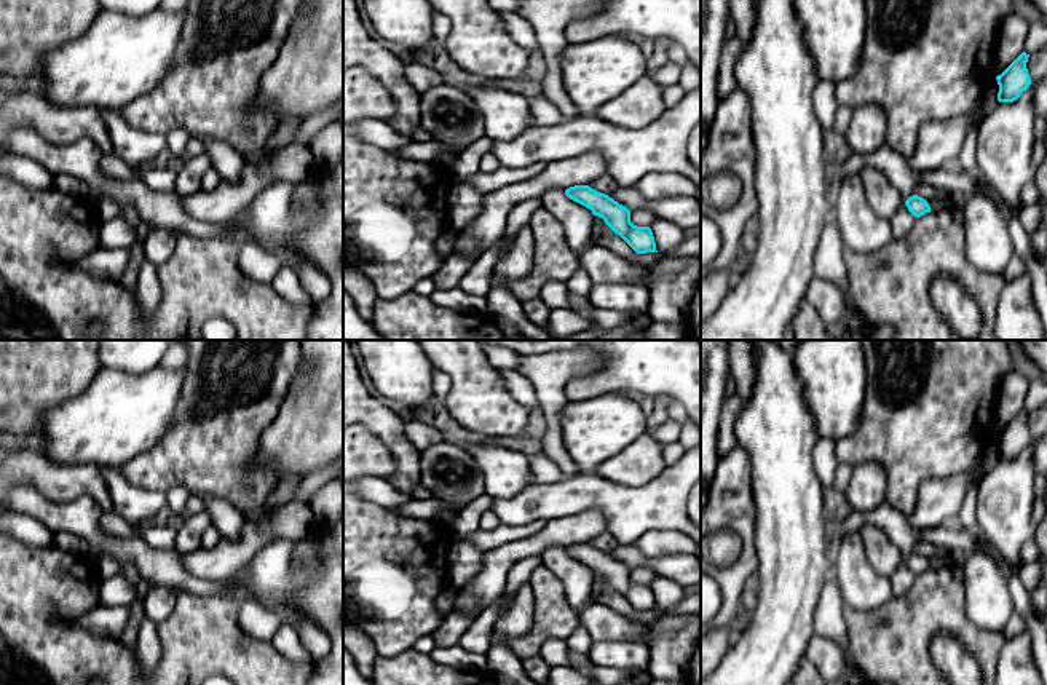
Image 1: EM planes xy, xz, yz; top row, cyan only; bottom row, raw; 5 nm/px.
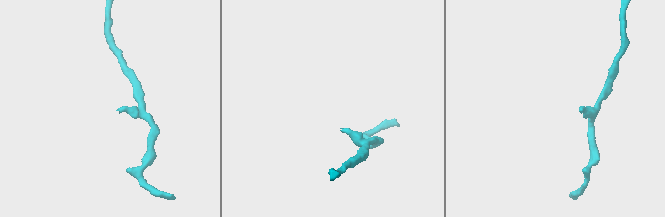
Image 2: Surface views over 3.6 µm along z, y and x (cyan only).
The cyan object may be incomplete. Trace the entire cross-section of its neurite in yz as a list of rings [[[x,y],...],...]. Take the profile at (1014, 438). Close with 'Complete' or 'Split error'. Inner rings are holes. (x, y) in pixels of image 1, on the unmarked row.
[[[1025,409],[1001,431],[996,434],[999,442],[998,458],[1013,460],[1031,442],[1031,436],[1026,426],[1029,412]]]. Complete

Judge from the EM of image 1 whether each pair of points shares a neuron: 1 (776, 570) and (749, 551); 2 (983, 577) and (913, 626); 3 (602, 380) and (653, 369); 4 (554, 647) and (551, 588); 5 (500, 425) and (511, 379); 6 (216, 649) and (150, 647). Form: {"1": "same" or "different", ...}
{"1": "different", "2": "different", "3": "same", "4": "different", "5": "different", "6": "different"}

